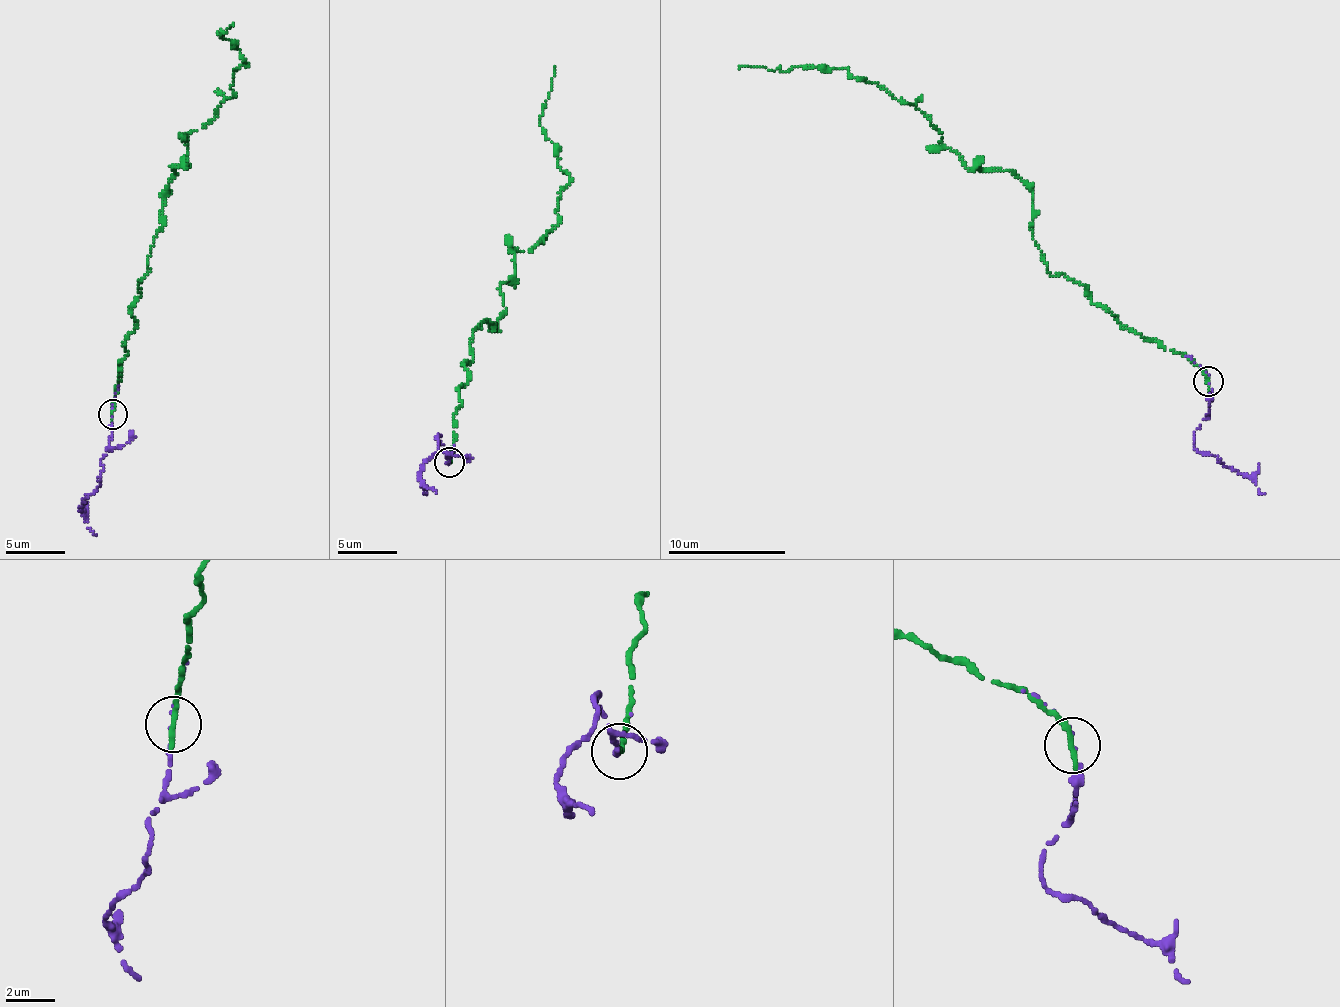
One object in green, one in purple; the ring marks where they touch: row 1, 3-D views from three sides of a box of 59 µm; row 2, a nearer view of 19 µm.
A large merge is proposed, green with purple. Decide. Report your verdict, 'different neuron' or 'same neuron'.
same neuron

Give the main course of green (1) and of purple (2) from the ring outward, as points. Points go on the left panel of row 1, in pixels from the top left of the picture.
1: (112, 413), (163, 192), (246, 63), (217, 33), (233, 26)
2: (112, 416), (112, 434), (100, 459), (100, 486), (85, 498), (81, 507), (87, 528), (96, 535)

